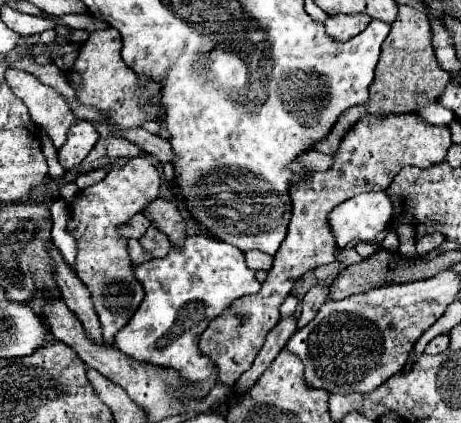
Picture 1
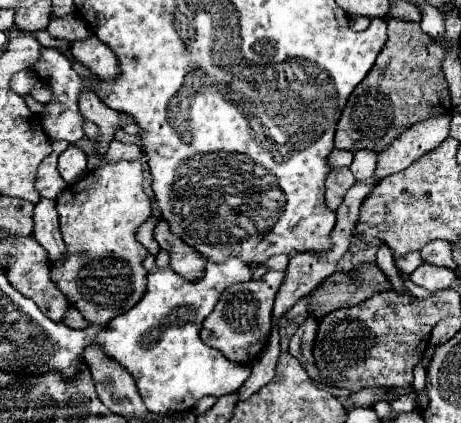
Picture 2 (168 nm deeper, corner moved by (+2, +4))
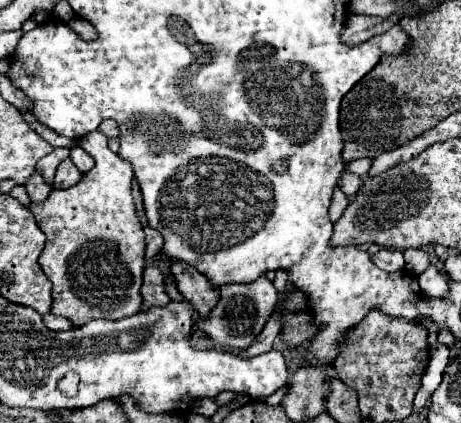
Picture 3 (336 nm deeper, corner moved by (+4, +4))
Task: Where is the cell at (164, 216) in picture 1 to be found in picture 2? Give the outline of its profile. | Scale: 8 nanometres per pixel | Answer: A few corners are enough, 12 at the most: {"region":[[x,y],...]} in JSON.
{"region":[[163,218],[155,240],[185,280],[203,276],[205,260],[173,236]]}

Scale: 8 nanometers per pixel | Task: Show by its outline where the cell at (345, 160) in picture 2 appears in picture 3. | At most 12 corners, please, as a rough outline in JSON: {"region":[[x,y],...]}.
{"region":[[359,158],[345,164],[345,170],[363,176],[371,160]]}

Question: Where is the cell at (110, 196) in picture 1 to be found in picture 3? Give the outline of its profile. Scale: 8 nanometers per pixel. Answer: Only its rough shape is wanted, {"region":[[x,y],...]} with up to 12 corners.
{"region":[[93,130],[95,166],[31,204],[51,314],[139,312],[133,166]]}

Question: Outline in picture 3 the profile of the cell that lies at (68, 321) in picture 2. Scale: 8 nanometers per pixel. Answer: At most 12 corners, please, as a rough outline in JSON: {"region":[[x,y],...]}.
{"region":[[45,314],[47,328],[69,330],[71,320],[63,316]]}

